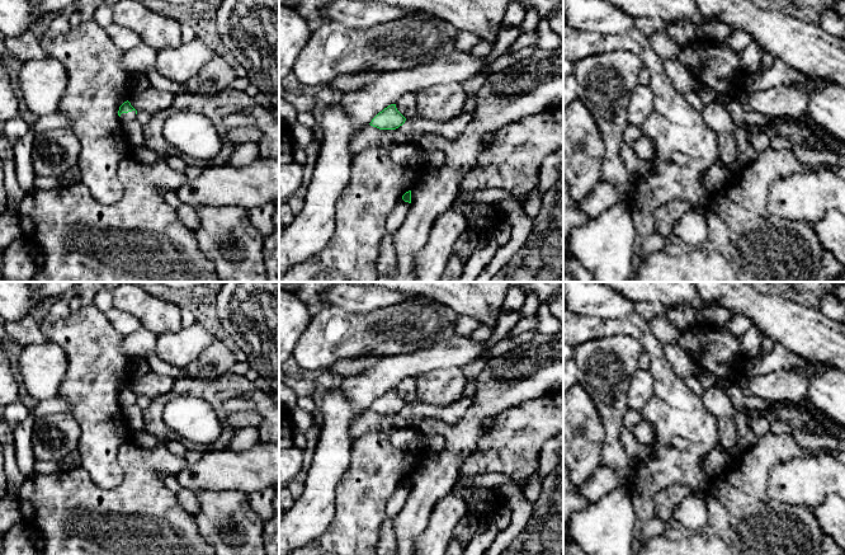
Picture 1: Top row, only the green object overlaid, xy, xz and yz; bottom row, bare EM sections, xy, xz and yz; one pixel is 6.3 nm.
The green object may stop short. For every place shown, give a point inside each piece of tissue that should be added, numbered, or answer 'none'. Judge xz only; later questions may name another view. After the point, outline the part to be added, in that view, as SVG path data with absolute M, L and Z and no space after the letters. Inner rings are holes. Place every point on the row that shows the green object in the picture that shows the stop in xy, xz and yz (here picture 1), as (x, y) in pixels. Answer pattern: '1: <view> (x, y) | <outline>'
1: xz (395, 220) | M403 199L398 201L391 213L387 216L386 220L386 232L395 237L398 229L402 226L411 203L405 202Z

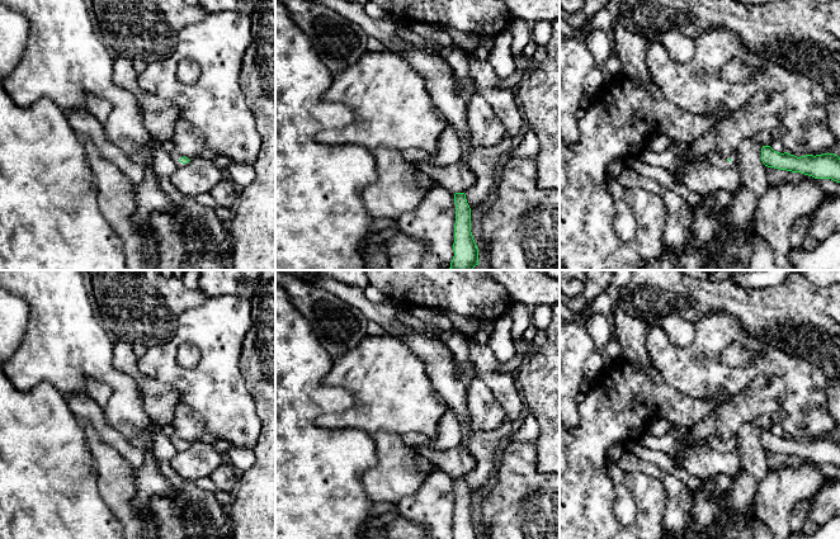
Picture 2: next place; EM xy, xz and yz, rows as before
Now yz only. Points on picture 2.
1: yz (716, 159) | M719 152L708 153L700 156L698 162L704 162L717 167L735 167L737 166L738 155L737 152L731 152L728 155L722 155Z

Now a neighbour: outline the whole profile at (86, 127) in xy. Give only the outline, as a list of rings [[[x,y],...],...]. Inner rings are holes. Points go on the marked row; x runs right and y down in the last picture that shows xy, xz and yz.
[[[75,109],[67,114],[69,123],[80,140],[90,140],[100,155],[115,164],[132,181],[138,183],[145,176],[146,165],[138,164],[110,143],[104,134],[103,124],[89,112]]]

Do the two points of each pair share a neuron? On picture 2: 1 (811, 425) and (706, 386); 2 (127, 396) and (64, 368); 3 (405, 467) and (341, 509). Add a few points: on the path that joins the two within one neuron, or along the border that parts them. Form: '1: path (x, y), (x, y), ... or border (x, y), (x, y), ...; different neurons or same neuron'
1: path (805, 392), (780, 368), (756, 368), (739, 378); same neuron
2: path (112, 381), (94, 363), (79, 363); same neuron
3: border (374, 464), (362, 477), (364, 492), (373, 501); different neurons

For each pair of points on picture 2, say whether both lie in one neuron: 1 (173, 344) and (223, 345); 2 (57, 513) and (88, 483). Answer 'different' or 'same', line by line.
1: same
2: same

